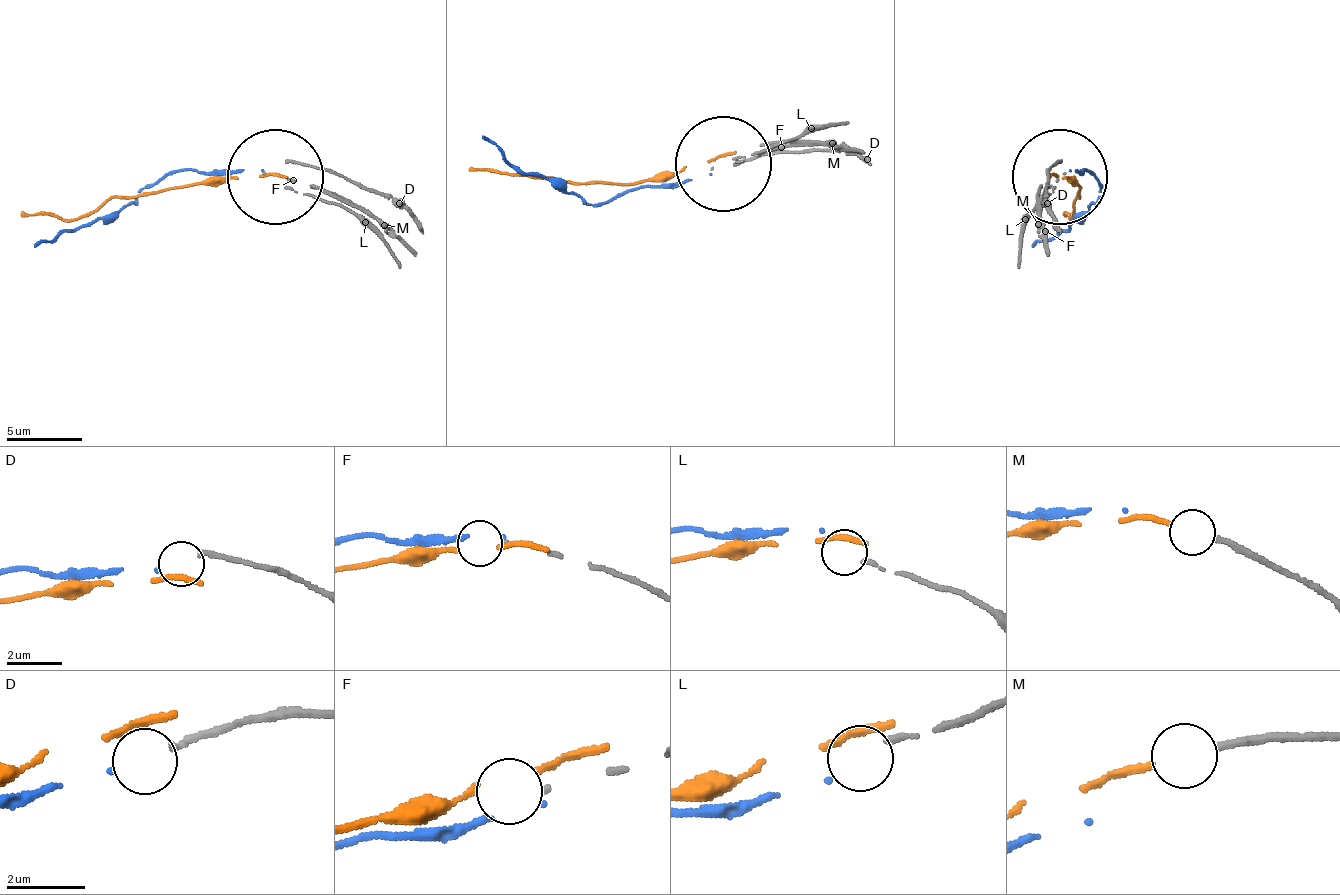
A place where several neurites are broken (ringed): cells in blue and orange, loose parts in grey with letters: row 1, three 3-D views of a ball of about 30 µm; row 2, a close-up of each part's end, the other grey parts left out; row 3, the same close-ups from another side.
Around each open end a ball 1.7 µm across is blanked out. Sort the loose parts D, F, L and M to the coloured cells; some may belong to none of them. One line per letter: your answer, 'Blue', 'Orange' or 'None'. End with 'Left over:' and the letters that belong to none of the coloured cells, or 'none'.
D: Blue
F: None
L: None
M: Orange
Left over: F, L

